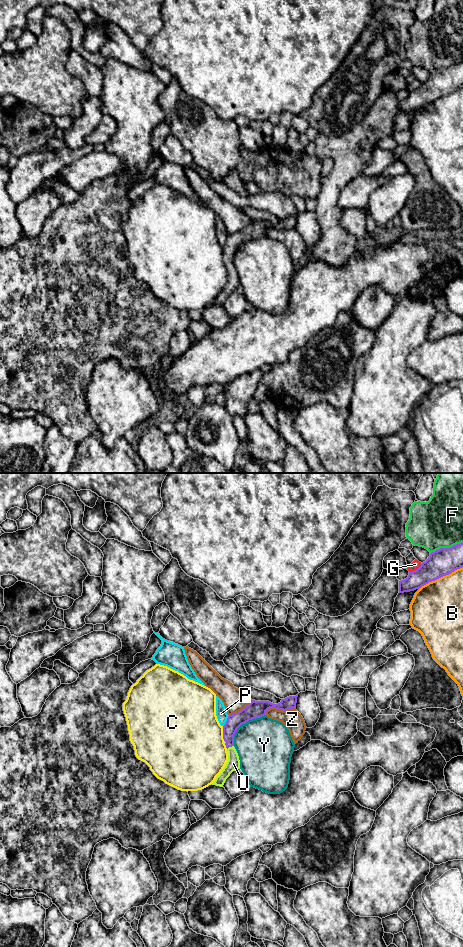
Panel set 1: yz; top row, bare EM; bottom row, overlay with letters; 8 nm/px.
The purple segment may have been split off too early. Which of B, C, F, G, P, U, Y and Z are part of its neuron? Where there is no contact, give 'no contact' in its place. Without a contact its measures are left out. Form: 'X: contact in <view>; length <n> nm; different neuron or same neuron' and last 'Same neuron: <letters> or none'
B: contact in yz; length 380 nm; different neuron
C: contact in yz; length 120 nm; different neuron
F: contact in yz; length 280 nm; different neuron
G: contact in yz; length 130 nm; different neuron
P: contact in yz; length 110 nm; different neuron
U: contact in yz; length 70 nm; same neuron
Y: contact in yz; length 360 nm; different neuron
Z: contact in yz; length 240 nm; different neuron
Same neuron: U

